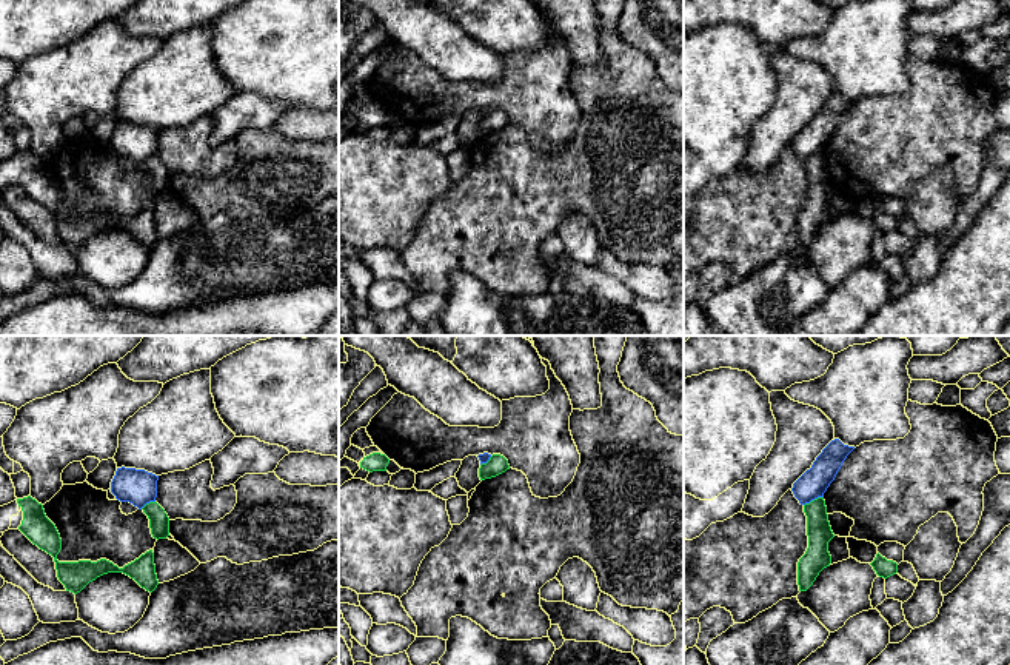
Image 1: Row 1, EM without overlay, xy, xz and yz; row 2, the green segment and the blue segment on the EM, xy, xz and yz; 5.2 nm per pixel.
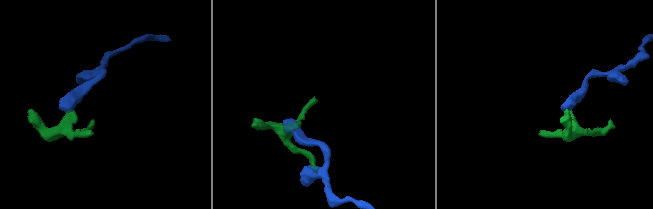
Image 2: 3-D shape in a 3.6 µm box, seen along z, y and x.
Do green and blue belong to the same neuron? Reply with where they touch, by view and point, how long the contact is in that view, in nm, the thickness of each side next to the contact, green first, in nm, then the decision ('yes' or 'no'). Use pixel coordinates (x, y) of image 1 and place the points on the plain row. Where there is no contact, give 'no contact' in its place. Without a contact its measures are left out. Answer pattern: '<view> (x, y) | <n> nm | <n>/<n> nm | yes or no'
yz (813, 156) | 120 nm | 130/150 nm | no

